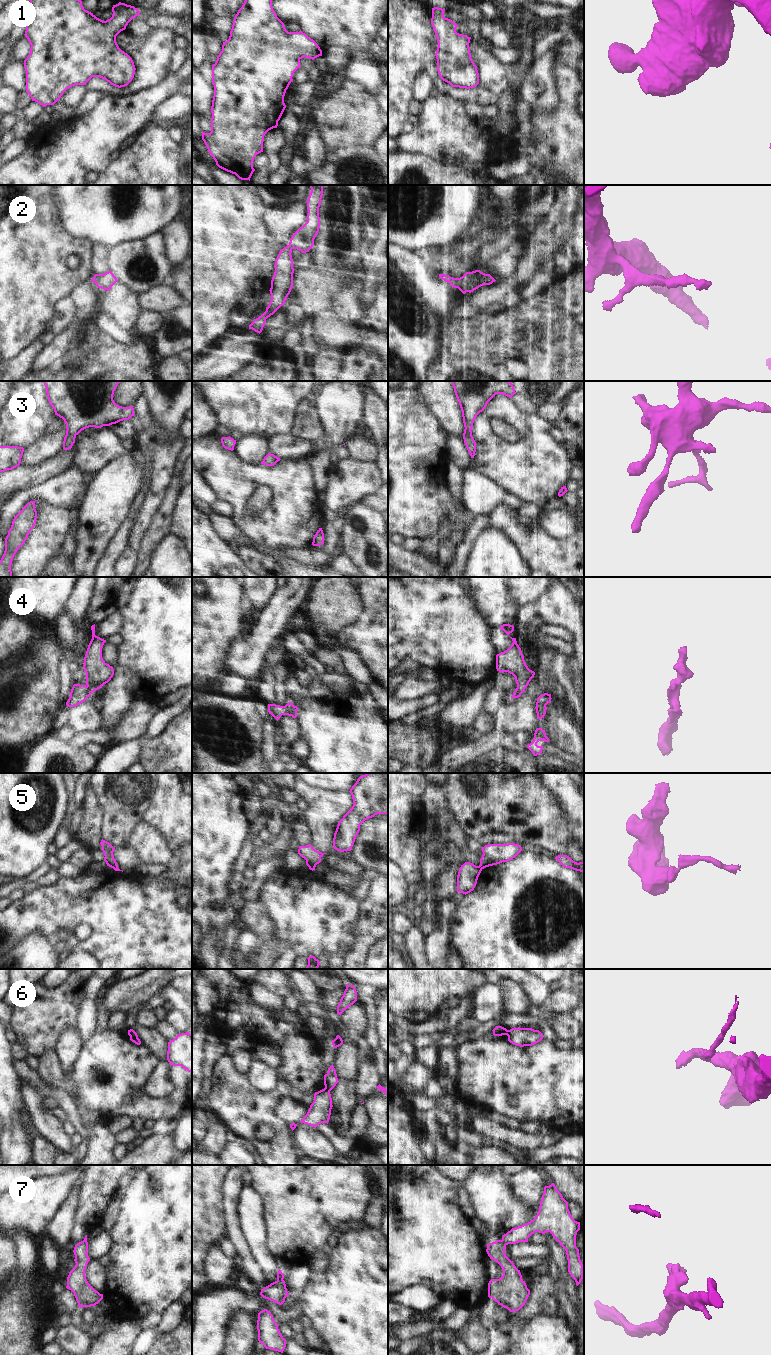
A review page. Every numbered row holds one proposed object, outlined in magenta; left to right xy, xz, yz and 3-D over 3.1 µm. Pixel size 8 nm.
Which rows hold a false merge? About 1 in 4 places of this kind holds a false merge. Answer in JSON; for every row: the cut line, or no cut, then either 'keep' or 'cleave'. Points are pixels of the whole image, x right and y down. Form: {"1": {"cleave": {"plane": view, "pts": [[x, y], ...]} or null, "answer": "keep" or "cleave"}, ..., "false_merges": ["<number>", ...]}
{"1": {"cleave": null, "answer": "keep"}, "2": {"cleave": null, "answer": "keep"}, "3": {"cleave": null, "answer": "keep"}, "4": {"cleave": null, "answer": "keep"}, "5": {"cleave": {"plane": "yz", "pts": [[479, 865], [482, 868]]}, "answer": "cleave"}, "6": {"cleave": {"plane": "xz", "pts": [[325, 1087], [329, 1091]]}, "answer": "cleave"}, "7": {"cleave": {"plane": "xz", "pts": [[282, 1279], [277, 1281]]}, "answer": "cleave"}, "false_merges": ["5", "6", "7"]}

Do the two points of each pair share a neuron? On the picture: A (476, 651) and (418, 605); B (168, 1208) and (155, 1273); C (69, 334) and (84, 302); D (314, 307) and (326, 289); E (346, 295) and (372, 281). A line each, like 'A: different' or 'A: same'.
A: same
B: same
C: same
D: same
E: different

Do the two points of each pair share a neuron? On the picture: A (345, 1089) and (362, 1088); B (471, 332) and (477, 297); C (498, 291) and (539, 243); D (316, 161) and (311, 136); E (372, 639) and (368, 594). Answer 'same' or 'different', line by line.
A: different
B: different
C: same
D: same
E: same

